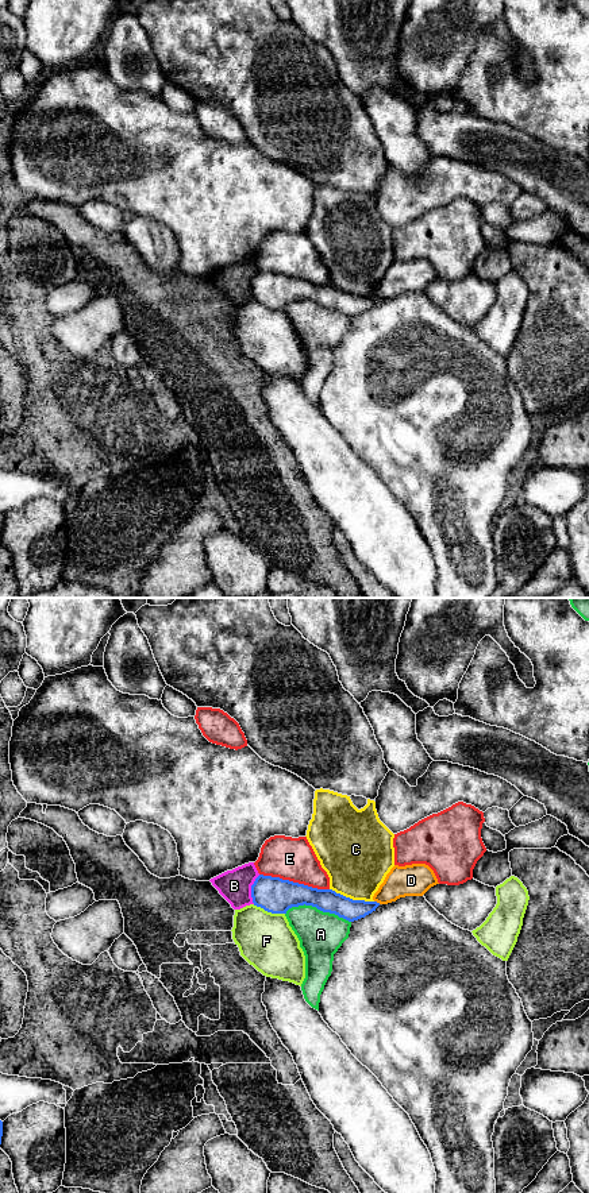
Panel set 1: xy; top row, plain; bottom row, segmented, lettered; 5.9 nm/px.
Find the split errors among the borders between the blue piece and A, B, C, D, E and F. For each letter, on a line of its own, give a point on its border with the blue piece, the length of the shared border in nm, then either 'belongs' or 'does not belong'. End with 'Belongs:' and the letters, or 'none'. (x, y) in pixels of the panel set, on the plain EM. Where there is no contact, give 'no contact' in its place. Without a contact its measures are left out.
A: xy (318, 304) | 400 nm | does not belong
B: xy (251, 285) | 180 nm | does not belong
C: xy (351, 294) | 280 nm | does not belong
D: xy (376, 297) | 40 nm | does not belong
E: xy (295, 278) | 420 nm | does not belong
F: xy (269, 307) | 200 nm | does not belong
Belongs: none

